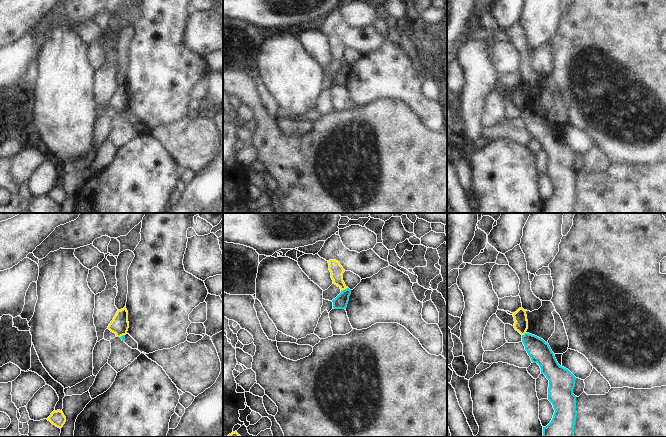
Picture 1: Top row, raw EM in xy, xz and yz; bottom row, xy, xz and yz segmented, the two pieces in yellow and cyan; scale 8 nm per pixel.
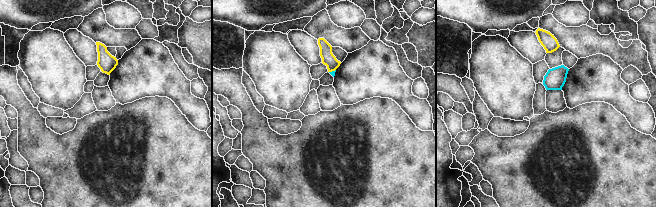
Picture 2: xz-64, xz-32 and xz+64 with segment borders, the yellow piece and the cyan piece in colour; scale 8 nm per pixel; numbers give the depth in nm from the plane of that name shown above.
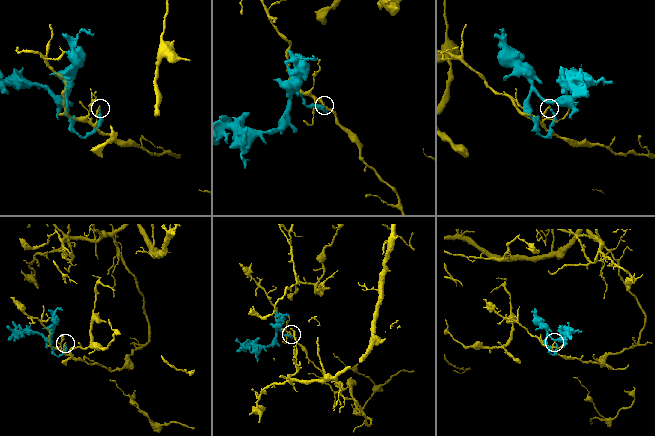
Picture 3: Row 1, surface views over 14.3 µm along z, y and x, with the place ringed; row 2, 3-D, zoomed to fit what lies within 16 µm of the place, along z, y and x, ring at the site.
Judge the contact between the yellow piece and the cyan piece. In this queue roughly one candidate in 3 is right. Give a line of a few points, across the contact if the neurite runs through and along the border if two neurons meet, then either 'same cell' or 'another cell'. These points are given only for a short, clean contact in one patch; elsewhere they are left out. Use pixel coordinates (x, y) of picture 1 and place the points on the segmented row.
another cell

